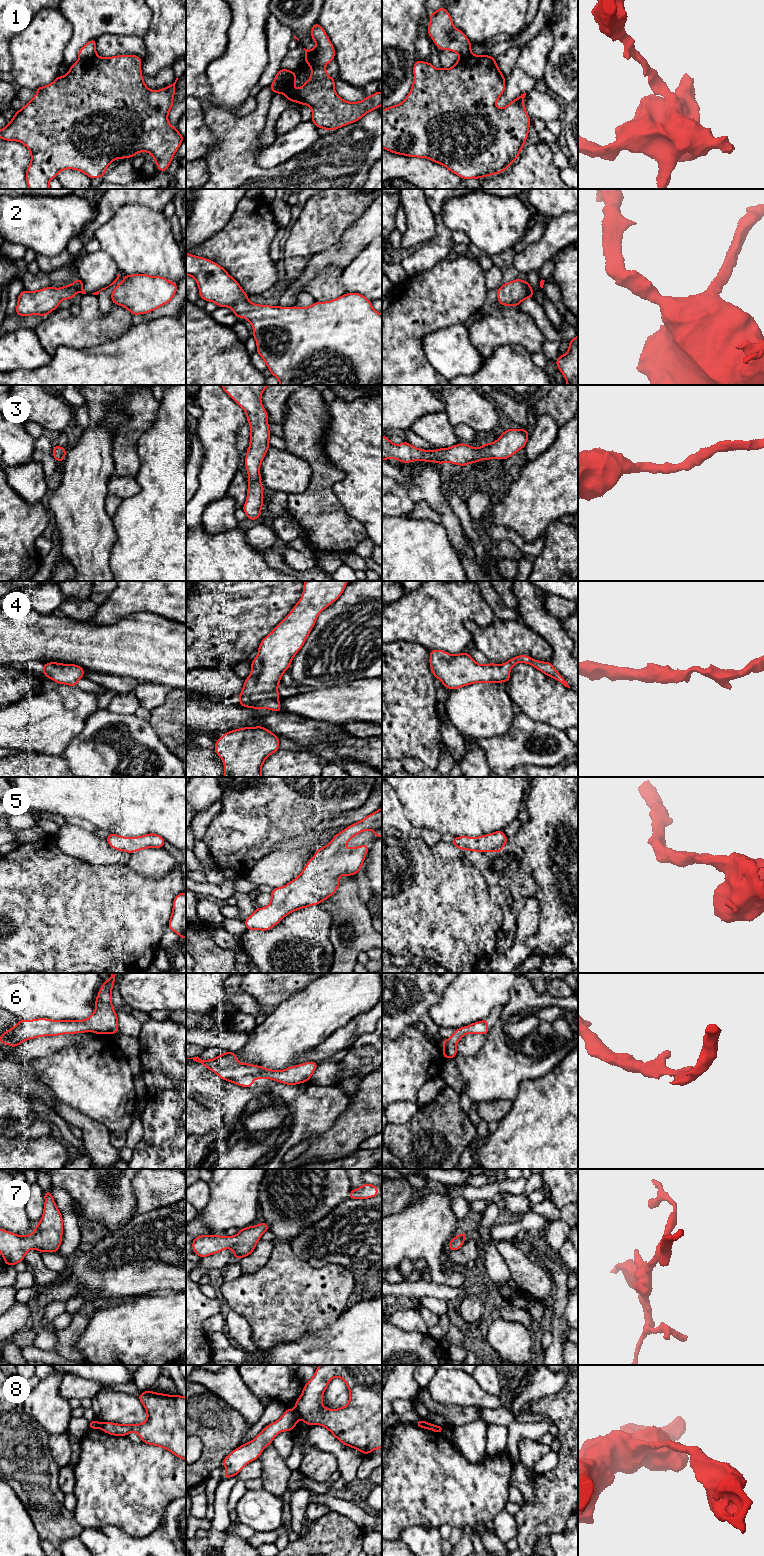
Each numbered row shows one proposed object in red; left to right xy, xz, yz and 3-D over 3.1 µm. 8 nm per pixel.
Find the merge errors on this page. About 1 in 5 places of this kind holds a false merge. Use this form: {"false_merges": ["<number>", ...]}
{"false_merges": ["1", "8"]}

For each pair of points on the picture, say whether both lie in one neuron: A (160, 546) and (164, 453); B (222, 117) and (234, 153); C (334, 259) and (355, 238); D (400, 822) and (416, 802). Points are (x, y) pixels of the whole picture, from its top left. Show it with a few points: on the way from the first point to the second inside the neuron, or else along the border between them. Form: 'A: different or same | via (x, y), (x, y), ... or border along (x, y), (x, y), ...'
A: same | via (164, 523), (164, 476)
B: same | via (225, 126), (234, 135), (234, 144)
C: same | via (339, 254), (350, 243)
D: different | border along (396, 793), (405, 817), (413, 826), (420, 829)

